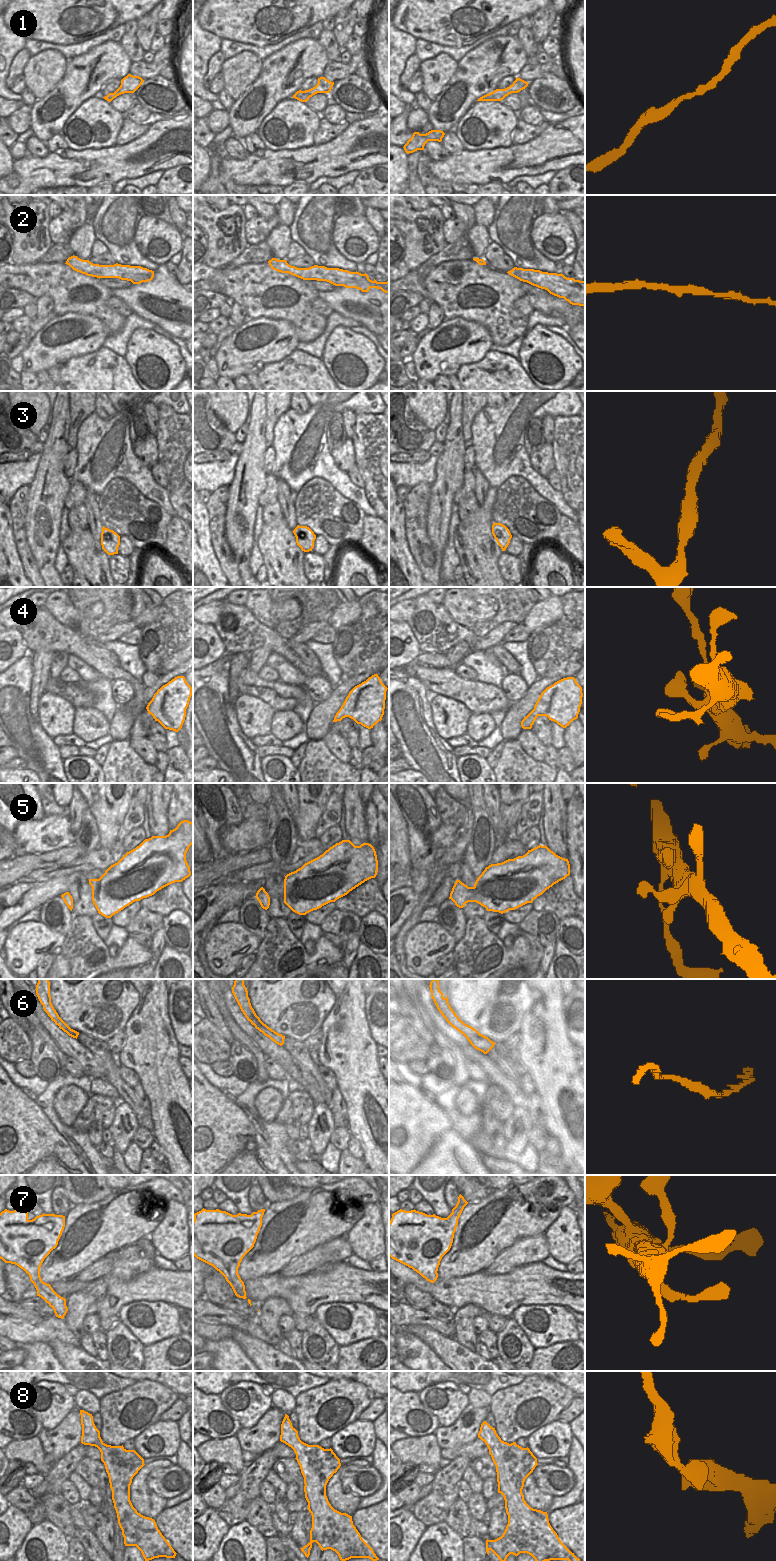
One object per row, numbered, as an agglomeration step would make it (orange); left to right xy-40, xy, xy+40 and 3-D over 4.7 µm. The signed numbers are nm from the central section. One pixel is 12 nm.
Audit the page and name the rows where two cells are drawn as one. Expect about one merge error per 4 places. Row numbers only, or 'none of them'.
none of them

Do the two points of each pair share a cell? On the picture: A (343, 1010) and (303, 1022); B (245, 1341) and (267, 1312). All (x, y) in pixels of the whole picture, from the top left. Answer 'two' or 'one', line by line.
A: two
B: two

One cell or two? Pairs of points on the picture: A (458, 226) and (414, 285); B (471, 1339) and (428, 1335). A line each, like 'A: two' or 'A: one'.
A: two
B: two

